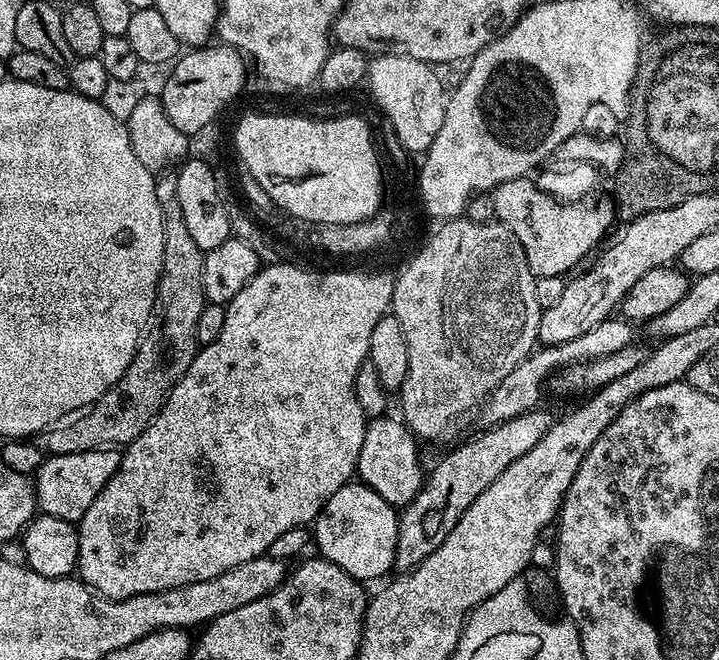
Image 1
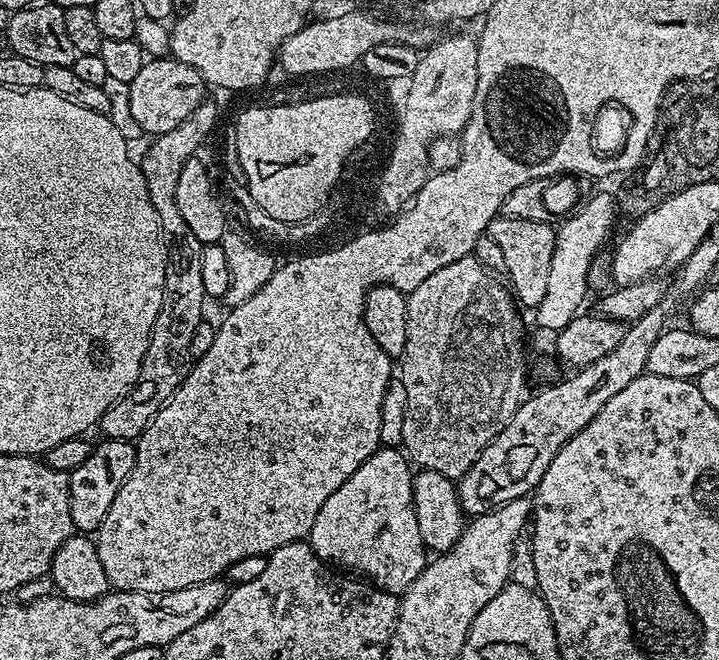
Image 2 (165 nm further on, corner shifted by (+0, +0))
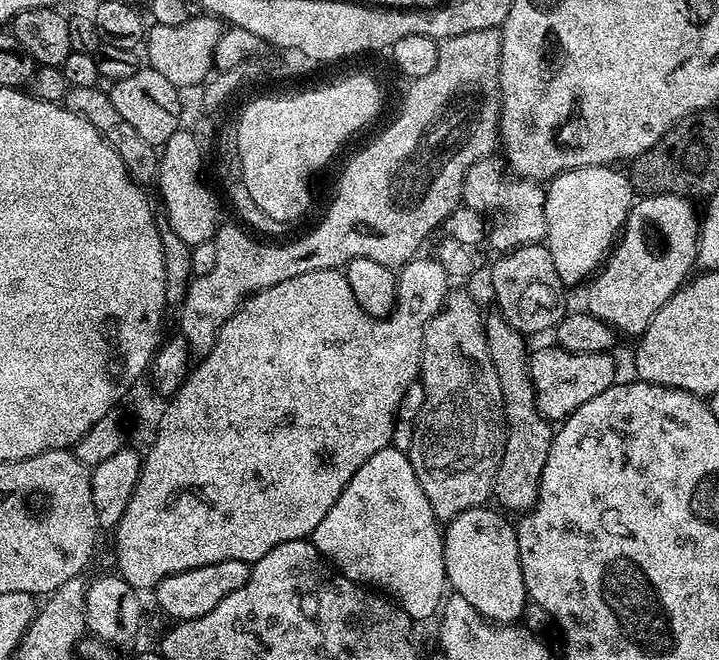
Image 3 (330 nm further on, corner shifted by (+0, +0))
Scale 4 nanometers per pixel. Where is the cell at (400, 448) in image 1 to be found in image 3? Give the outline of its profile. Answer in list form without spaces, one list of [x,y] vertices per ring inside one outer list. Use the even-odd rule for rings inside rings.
[[[481,506],[466,510],[447,521],[442,532],[447,587],[470,602],[480,616],[493,624],[516,624],[528,600],[518,554],[516,524],[507,519],[511,520],[495,507]]]

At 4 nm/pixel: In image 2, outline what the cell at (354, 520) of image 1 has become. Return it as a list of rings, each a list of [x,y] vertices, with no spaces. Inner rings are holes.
[[[377,448],[318,510],[310,543],[320,559],[367,578],[384,592],[403,594],[430,559],[414,514],[413,475],[410,461],[400,448]]]

